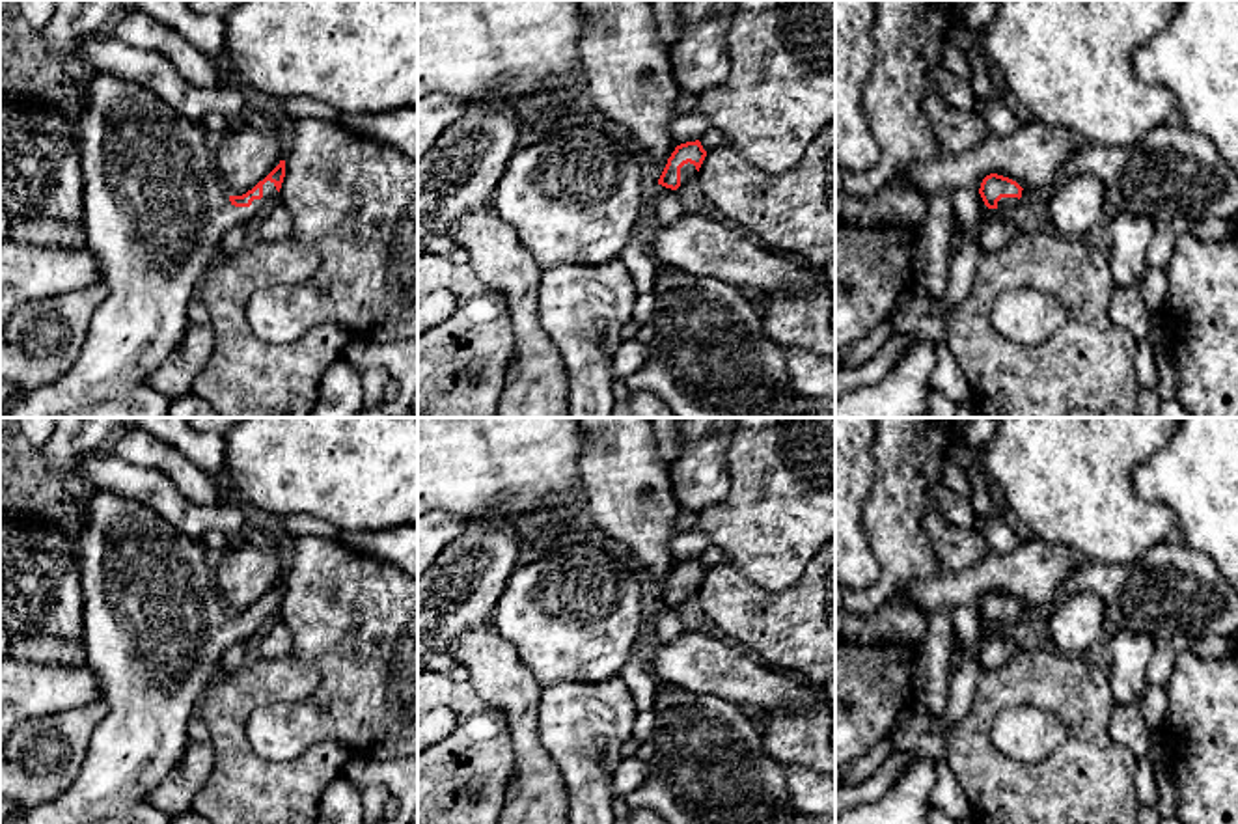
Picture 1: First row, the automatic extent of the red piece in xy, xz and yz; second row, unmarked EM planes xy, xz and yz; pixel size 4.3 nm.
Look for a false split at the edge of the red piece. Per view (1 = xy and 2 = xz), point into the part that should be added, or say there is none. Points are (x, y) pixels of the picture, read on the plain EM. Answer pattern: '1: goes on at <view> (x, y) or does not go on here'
1: goes on at xy (155, 629)
2: goes on at xz (688, 590)

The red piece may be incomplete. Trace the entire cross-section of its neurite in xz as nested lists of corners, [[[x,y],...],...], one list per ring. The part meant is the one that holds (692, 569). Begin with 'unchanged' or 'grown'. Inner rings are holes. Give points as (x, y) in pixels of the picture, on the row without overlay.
grown; [[[686,559],[675,565],[658,597],[658,602],[677,608],[681,602],[697,595],[697,589],[707,574],[701,559]]]

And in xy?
grown; [[[97,488],[86,507],[75,509],[71,533],[80,563],[86,664],[97,675],[108,714],[93,731],[76,781],[54,802],[22,807],[17,815],[0,818],[0,824],[97,824],[147,802],[190,744],[188,720],[220,675],[224,652],[235,643],[257,638],[278,617],[285,595],[285,578],[280,578],[252,608],[231,613],[211,582],[213,557],[203,541],[181,535],[153,509],[112,490]]]

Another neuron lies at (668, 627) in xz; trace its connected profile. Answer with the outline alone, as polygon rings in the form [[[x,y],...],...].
[[[664,606],[656,615],[653,630],[654,641],[669,645],[686,630],[686,626],[682,625],[677,608]]]

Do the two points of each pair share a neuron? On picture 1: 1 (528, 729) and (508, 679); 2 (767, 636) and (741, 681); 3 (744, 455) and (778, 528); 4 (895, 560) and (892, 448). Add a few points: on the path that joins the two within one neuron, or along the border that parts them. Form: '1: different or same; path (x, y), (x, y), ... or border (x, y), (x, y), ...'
1: same; path (521, 716), (515, 692)
2: different; border (757, 660), (791, 675)
3: same; path (763, 474), (778, 489), (778, 509)
4: same; path (895, 532), (895, 476)

